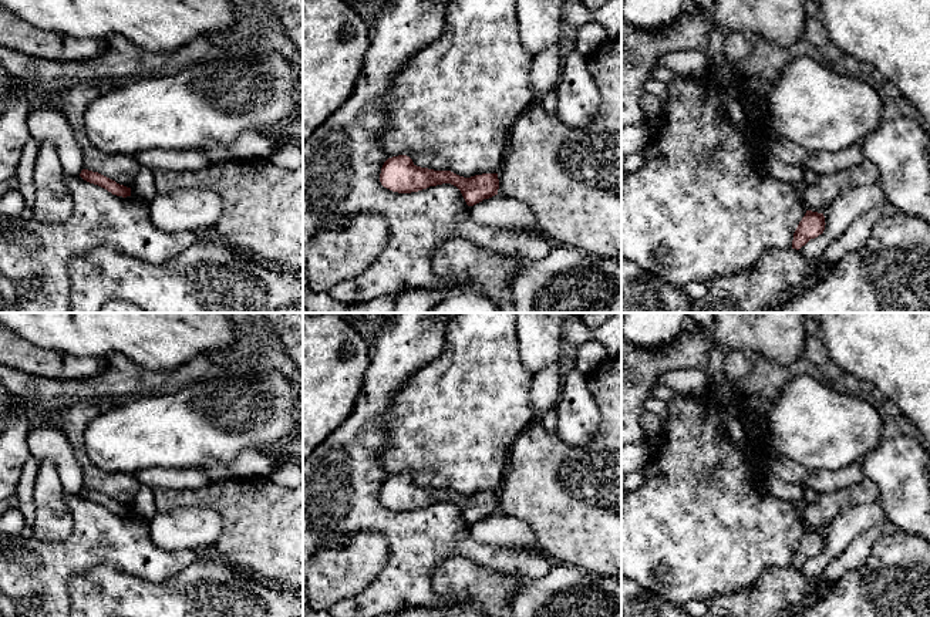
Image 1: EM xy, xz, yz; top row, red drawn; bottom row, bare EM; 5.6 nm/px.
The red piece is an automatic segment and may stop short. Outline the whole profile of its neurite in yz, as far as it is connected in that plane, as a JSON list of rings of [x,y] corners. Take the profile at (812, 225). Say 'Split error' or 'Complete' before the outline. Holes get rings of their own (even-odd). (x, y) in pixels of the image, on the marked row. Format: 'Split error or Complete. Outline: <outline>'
Complete. Outline: [[[806,210],[805,216],[799,222],[792,240],[792,249],[799,250],[811,239],[818,237],[825,230],[825,216],[823,213]]]

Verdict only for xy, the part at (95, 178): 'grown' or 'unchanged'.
unchanged

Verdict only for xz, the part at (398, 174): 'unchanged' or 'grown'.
unchanged

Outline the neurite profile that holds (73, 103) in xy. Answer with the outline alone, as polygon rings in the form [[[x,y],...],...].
[[[80,85],[53,94],[43,92],[40,102],[58,109],[71,124],[77,144],[82,151],[84,169],[98,172],[119,185],[131,188],[142,168],[135,155],[104,154],[87,136],[84,114],[100,95],[98,88]]]

